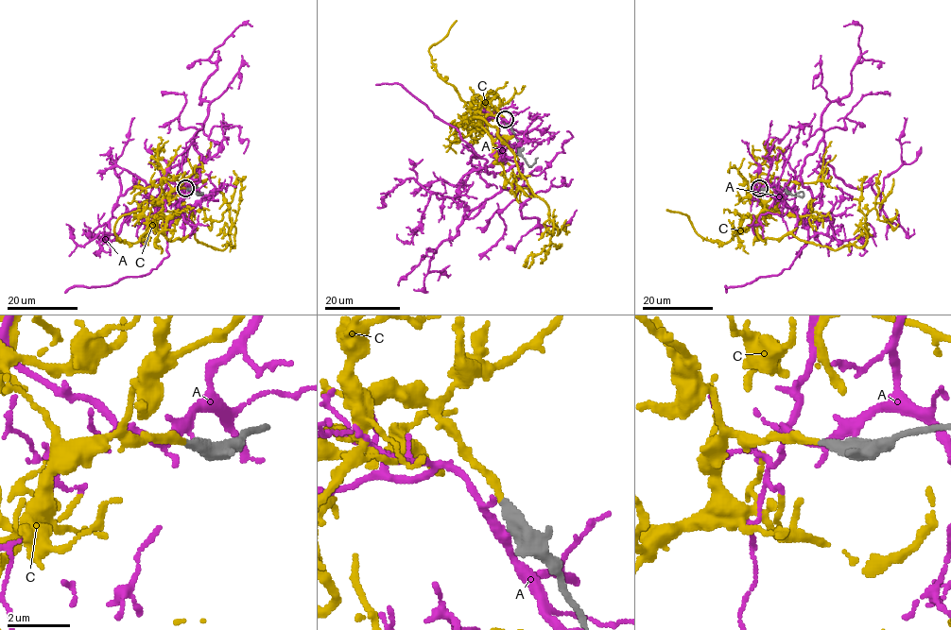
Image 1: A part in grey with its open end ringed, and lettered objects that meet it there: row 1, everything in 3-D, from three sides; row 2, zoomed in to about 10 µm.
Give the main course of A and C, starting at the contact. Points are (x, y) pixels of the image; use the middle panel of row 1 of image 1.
A: (506, 124), (511, 135), (486, 168), (493, 176), (520, 163), (521, 175), (439, 246), (429, 271), (450, 274)
C: (504, 119), (490, 107), (481, 125), (475, 117), (497, 129), (553, 223), (550, 242), (526, 264)

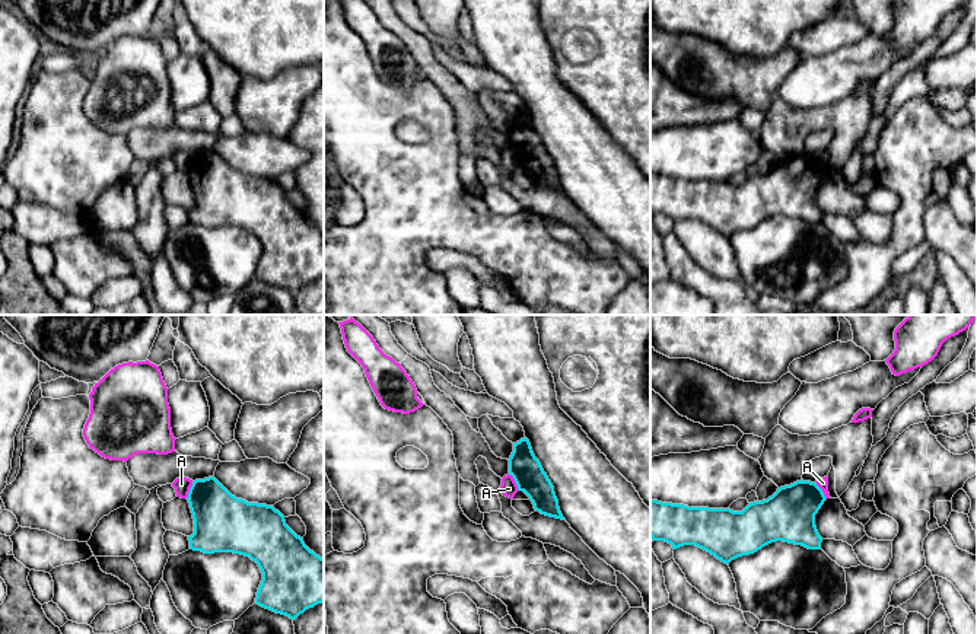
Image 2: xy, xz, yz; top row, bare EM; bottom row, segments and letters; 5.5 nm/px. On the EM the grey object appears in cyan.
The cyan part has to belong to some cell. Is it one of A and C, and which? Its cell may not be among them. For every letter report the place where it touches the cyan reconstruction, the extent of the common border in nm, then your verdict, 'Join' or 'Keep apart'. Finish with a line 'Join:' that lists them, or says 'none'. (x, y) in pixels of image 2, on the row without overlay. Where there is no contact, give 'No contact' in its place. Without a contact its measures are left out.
A: Touches cyan at xz (515, 155). Shared border 120 nm. Keep apart
C: No contact. Join
Join: C

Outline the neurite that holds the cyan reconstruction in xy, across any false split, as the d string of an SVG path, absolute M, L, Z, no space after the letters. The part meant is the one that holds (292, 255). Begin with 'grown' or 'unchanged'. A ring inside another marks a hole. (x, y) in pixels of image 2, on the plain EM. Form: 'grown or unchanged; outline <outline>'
unchanged; outline M214 150L192 154L187 173L194 192L190 223L204 227L233 226L255 235L262 246L257 278L296 293L324 275L324 232L305 219L273 179L236 172Z

